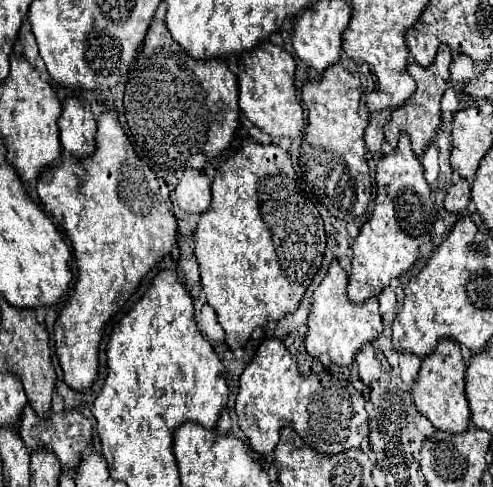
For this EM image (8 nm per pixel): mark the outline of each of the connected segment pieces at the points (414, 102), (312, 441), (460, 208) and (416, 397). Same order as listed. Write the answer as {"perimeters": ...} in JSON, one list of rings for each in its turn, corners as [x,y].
{"perimeters":[[[[439,46],[439,54],[435,56],[435,62],[431,66],[419,66],[417,62],[409,62],[407,64],[407,72],[409,76],[415,80],[417,88],[411,94],[411,98],[393,110],[391,120],[383,126],[385,132],[385,140],[395,148],[397,146],[397,138],[401,134],[409,134],[411,136],[411,146],[413,152],[417,156],[421,156],[425,152],[425,148],[429,146],[429,142],[435,138],[437,126],[441,124],[441,108],[439,108],[439,100],[443,96],[443,92],[447,90],[447,80],[449,80],[449,64],[451,64],[451,48],[449,46]]],[[[277,338],[263,340],[249,366],[243,370],[239,378],[239,394],[235,410],[239,416],[239,428],[249,438],[251,448],[261,456],[273,452],[273,448],[279,442],[279,430],[283,426],[293,428],[313,450],[323,454],[339,454],[343,450],[357,448],[361,440],[369,436],[369,414],[365,410],[365,398],[353,388],[353,384],[349,380],[335,378],[331,372],[309,374],[309,376],[299,374],[295,358],[289,354],[287,346]]],[[[455,178],[453,180],[453,186],[445,194],[445,210],[455,212],[455,214],[465,212],[469,200],[471,200],[469,182],[465,178]]],[[[441,338],[439,346],[429,354],[429,358],[421,360],[419,374],[413,384],[413,402],[417,410],[429,418],[429,422],[443,432],[459,434],[469,426],[469,406],[465,398],[465,362],[461,356],[461,348],[451,338]]]]}

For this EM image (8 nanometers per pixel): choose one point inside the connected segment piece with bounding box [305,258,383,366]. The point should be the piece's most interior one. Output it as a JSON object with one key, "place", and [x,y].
{"place":[338,328]}

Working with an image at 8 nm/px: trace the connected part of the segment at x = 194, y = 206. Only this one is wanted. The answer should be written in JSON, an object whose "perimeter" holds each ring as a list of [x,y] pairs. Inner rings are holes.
{"perimeter":[[[185,170],[175,188],[177,204],[191,214],[201,214],[211,206],[211,180],[201,170]]]}

